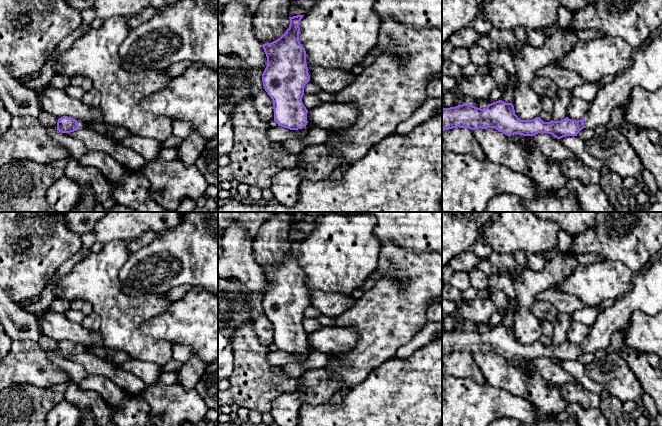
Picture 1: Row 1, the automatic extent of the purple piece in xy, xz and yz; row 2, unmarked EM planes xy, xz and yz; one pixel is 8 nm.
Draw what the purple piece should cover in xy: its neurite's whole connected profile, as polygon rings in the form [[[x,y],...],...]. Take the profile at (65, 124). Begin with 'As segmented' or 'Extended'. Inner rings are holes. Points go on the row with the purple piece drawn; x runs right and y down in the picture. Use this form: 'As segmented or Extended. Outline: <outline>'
Extended. Outline: [[[63,116],[58,119],[57,130],[61,133],[70,133],[85,127],[85,124],[80,120],[75,120],[68,116]]]

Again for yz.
Extended. Outline: [[[662,34],[633,54],[628,70],[599,88],[591,100],[587,115],[581,120],[568,117],[550,122],[544,122],[540,117],[521,120],[515,114],[513,104],[502,100],[488,104],[483,109],[464,103],[442,108],[442,132],[456,127],[471,130],[495,128],[507,136],[519,134],[532,137],[538,133],[548,133],[557,139],[577,136],[583,128],[594,129],[598,125],[607,125],[613,110],[626,104],[635,87],[650,92],[662,87]]]

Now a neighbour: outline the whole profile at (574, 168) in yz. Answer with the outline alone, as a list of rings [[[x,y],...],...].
[[[578,157],[560,163],[563,173],[568,178],[574,178],[583,184],[599,184],[601,174],[598,170],[585,165]]]

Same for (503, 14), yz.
[[[487,0],[480,6],[479,13],[483,13],[485,20],[492,24],[494,34],[517,27],[527,29],[538,29],[550,26],[557,22],[558,9],[560,4],[558,0]]]

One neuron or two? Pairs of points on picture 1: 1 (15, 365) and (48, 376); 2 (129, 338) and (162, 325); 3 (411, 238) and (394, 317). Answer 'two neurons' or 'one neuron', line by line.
1: one neuron
2: two neurons
3: two neurons

